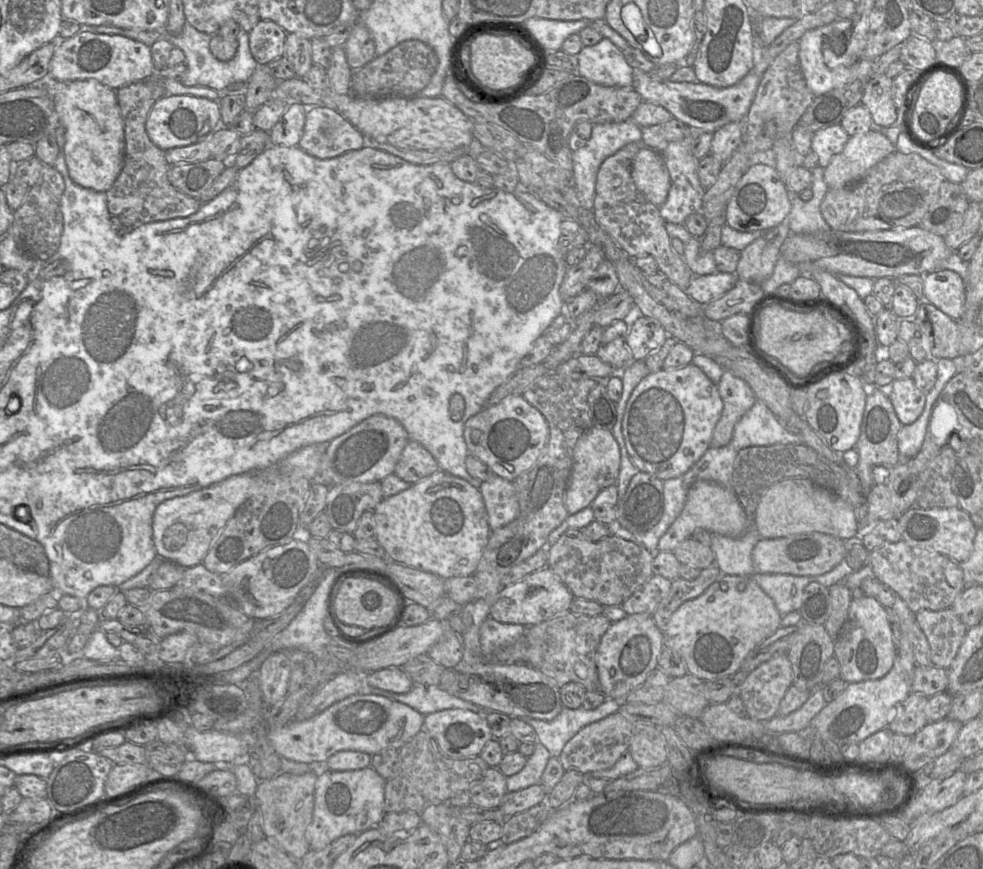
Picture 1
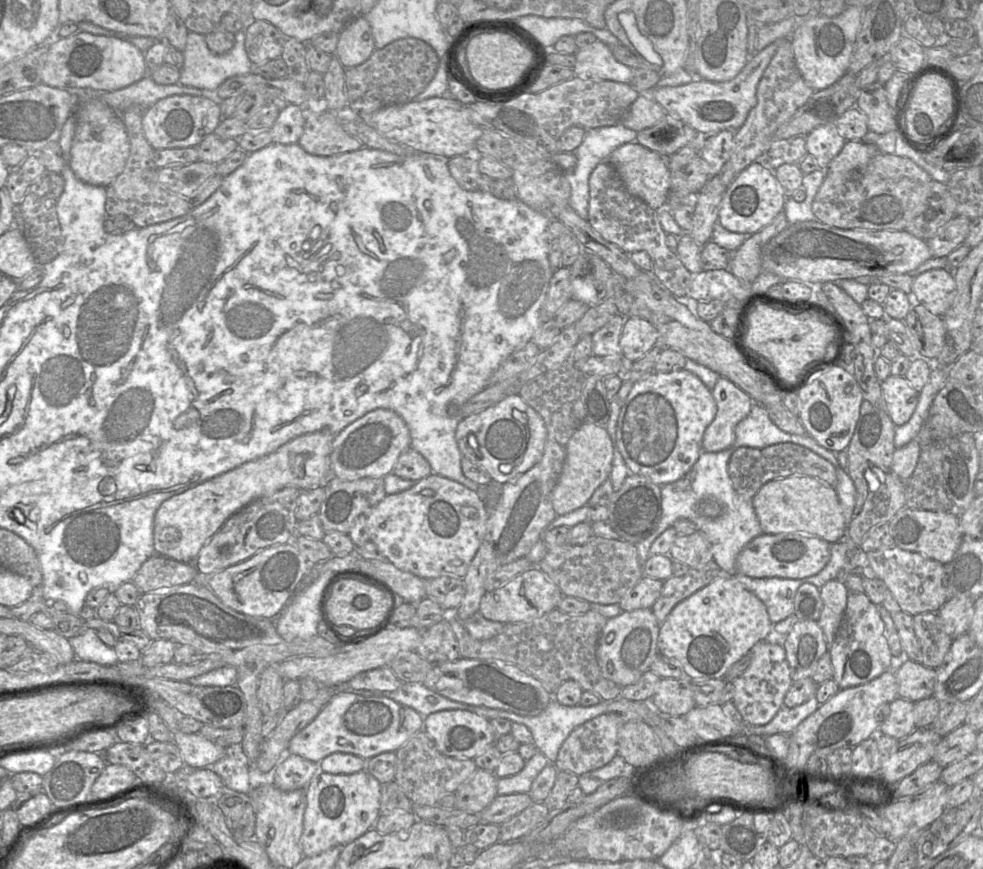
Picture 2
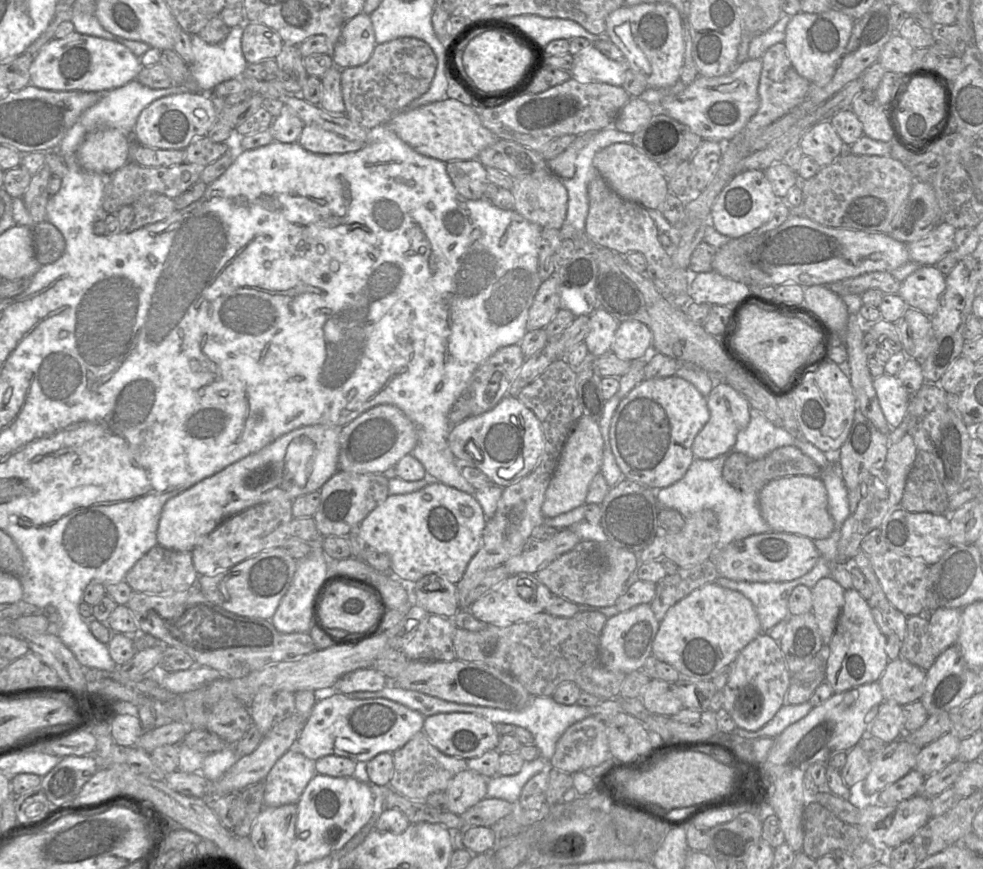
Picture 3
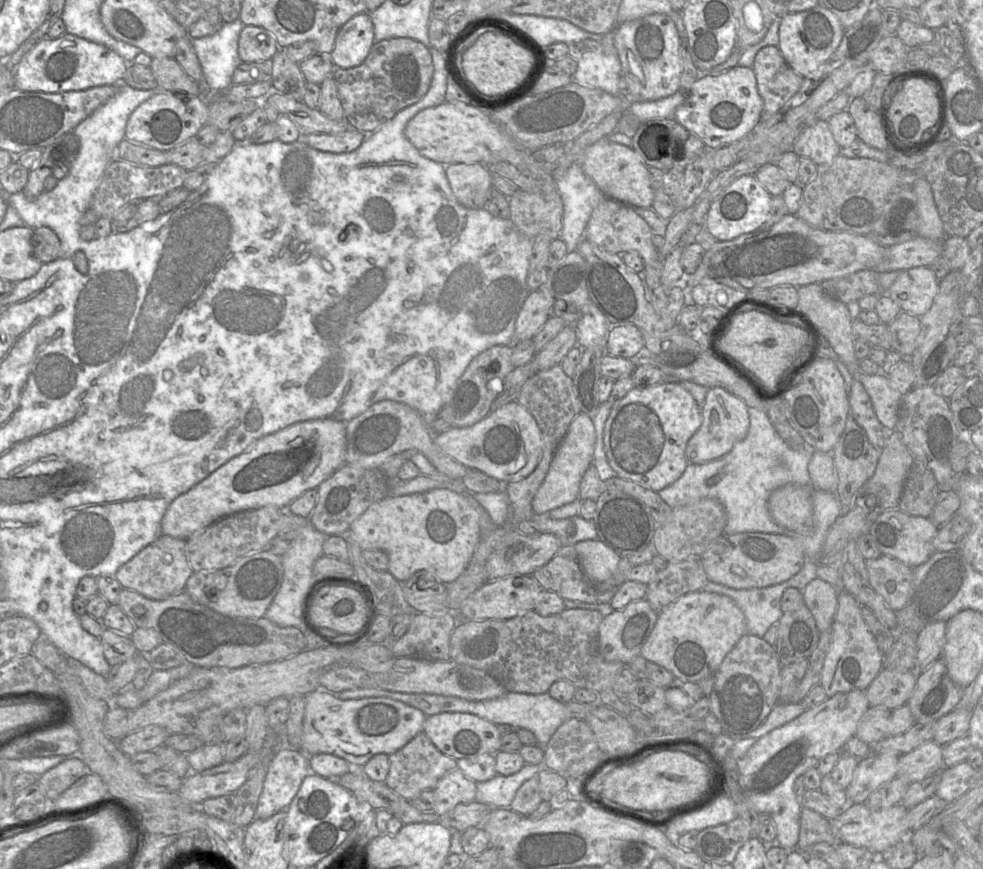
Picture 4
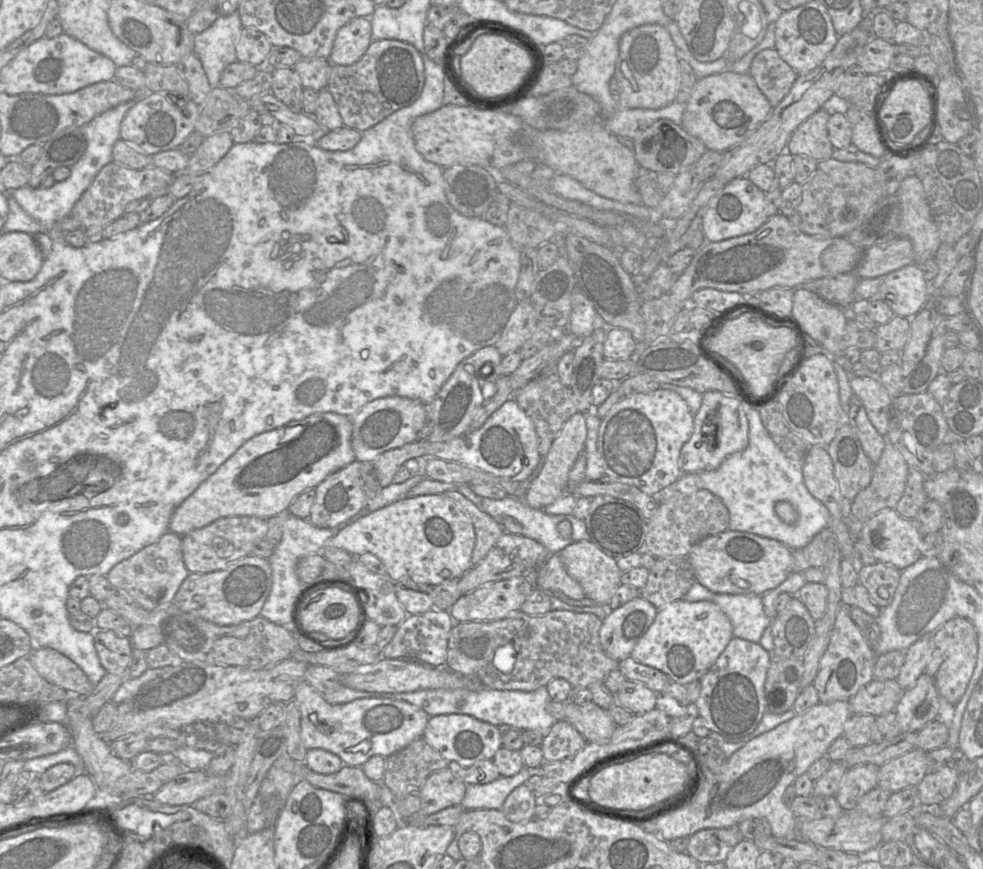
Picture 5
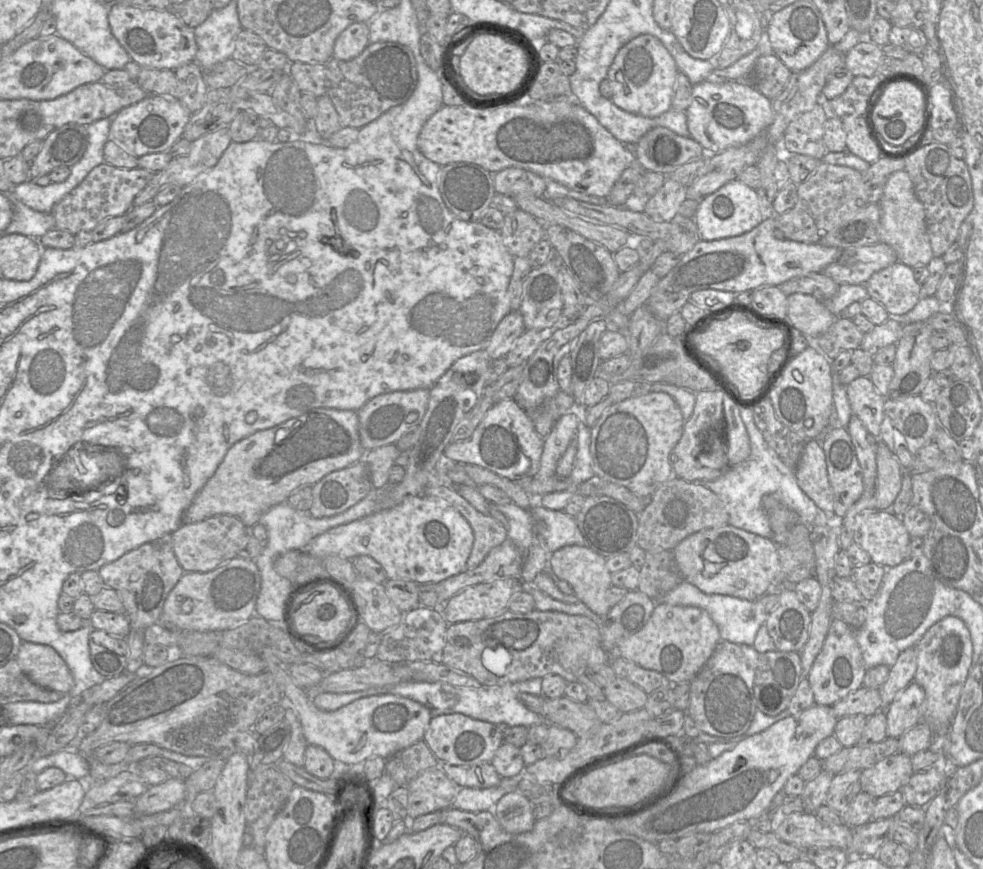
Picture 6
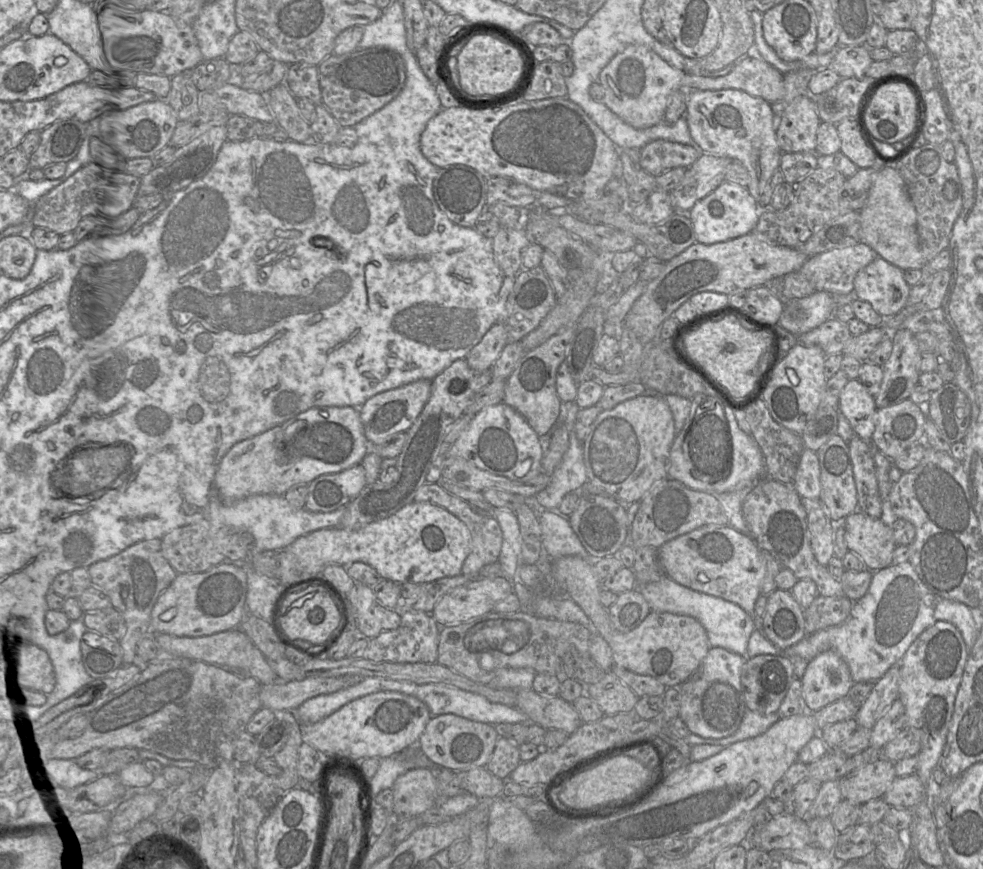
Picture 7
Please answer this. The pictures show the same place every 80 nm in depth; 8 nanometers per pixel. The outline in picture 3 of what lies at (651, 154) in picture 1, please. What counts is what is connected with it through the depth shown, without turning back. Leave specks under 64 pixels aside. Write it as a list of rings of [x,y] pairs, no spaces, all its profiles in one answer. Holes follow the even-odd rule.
[[[615,143],[600,150],[593,159],[597,172],[622,198],[636,202],[646,209],[657,209],[668,193],[668,178],[659,164],[632,143]]]

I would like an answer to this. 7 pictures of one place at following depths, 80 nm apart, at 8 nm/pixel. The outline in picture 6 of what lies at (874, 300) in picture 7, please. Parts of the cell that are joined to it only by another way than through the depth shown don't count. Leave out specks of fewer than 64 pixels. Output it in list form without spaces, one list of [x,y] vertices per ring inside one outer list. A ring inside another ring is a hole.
[[[899,261],[875,272],[864,286],[868,297],[879,302],[890,316],[906,314],[921,299],[914,269]]]

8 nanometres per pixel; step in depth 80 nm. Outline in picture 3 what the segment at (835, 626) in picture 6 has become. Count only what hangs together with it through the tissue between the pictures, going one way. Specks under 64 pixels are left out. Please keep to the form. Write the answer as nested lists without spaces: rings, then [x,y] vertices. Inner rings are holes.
[[[854,588],[845,590],[844,606],[828,646],[830,653],[826,664],[825,681],[830,684],[834,694],[878,681],[890,662],[885,651],[886,638],[872,616],[871,607],[867,600]]]

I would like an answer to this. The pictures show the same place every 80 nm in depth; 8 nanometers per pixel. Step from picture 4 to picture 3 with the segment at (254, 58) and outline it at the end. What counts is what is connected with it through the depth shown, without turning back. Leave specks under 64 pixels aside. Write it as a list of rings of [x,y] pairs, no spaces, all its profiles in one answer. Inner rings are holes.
[[[251,23],[244,29],[241,48],[248,63],[275,59],[284,42],[278,32],[264,24]]]

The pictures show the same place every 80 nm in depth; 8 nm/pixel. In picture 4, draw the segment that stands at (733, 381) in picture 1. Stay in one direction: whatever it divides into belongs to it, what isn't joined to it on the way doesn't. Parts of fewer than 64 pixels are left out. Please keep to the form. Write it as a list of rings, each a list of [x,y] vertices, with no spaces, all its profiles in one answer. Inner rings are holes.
[[[722,387],[708,389],[701,413],[702,424],[686,445],[685,455],[688,464],[703,464],[726,455],[736,443],[746,437],[749,430],[748,406]]]

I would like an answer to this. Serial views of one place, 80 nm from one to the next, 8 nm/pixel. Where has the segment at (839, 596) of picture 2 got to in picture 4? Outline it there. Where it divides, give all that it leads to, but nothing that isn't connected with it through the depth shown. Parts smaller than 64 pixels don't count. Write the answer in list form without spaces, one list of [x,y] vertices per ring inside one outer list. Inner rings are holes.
[[[814,579],[802,590],[805,606],[812,613],[819,632],[832,627],[839,590],[828,582]]]

